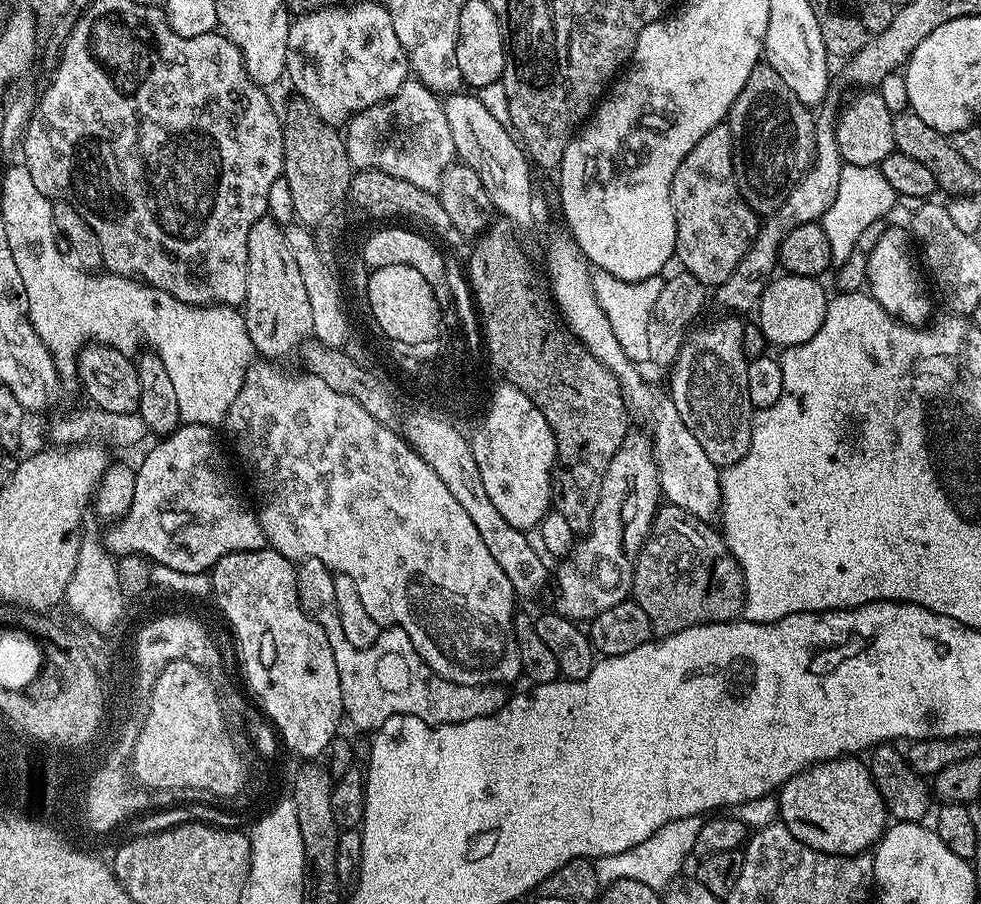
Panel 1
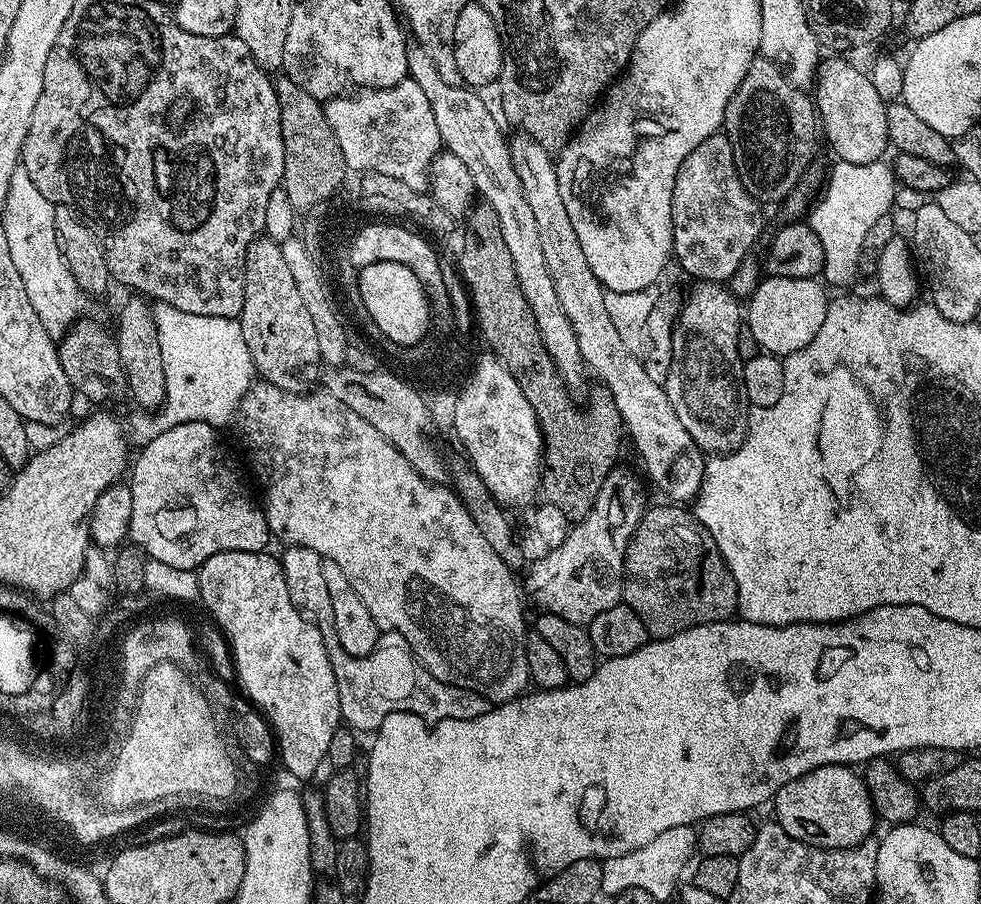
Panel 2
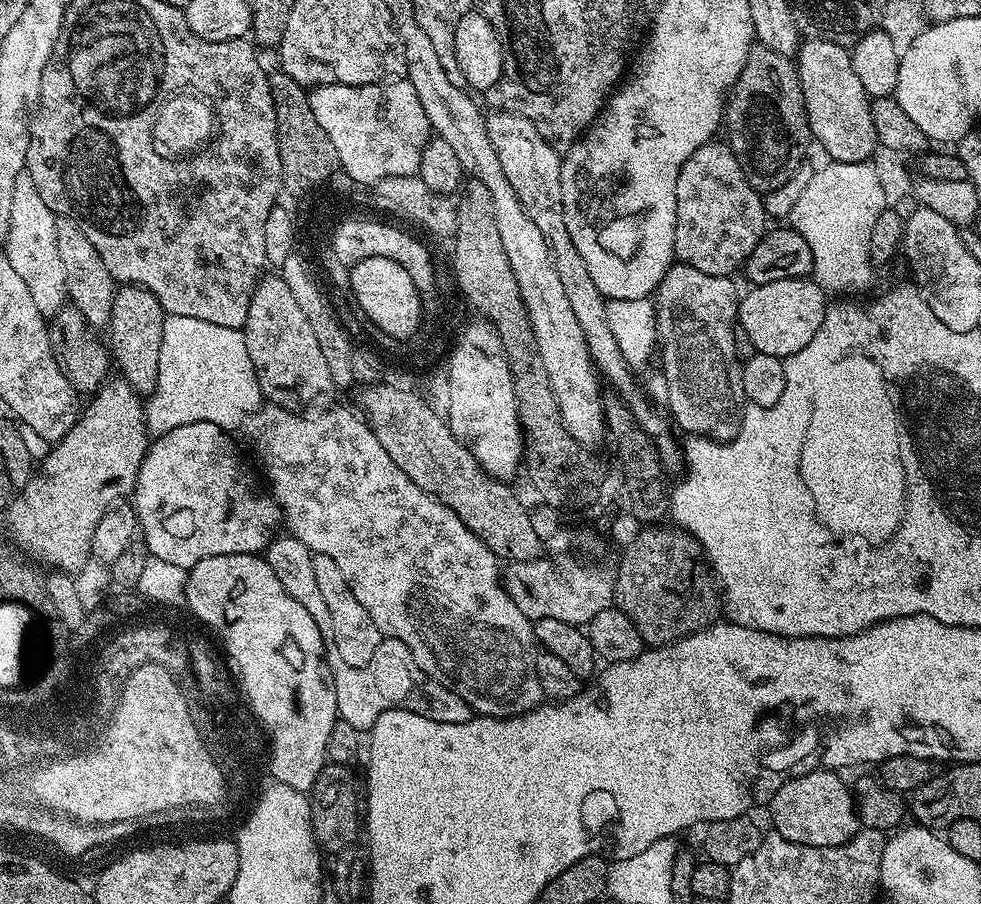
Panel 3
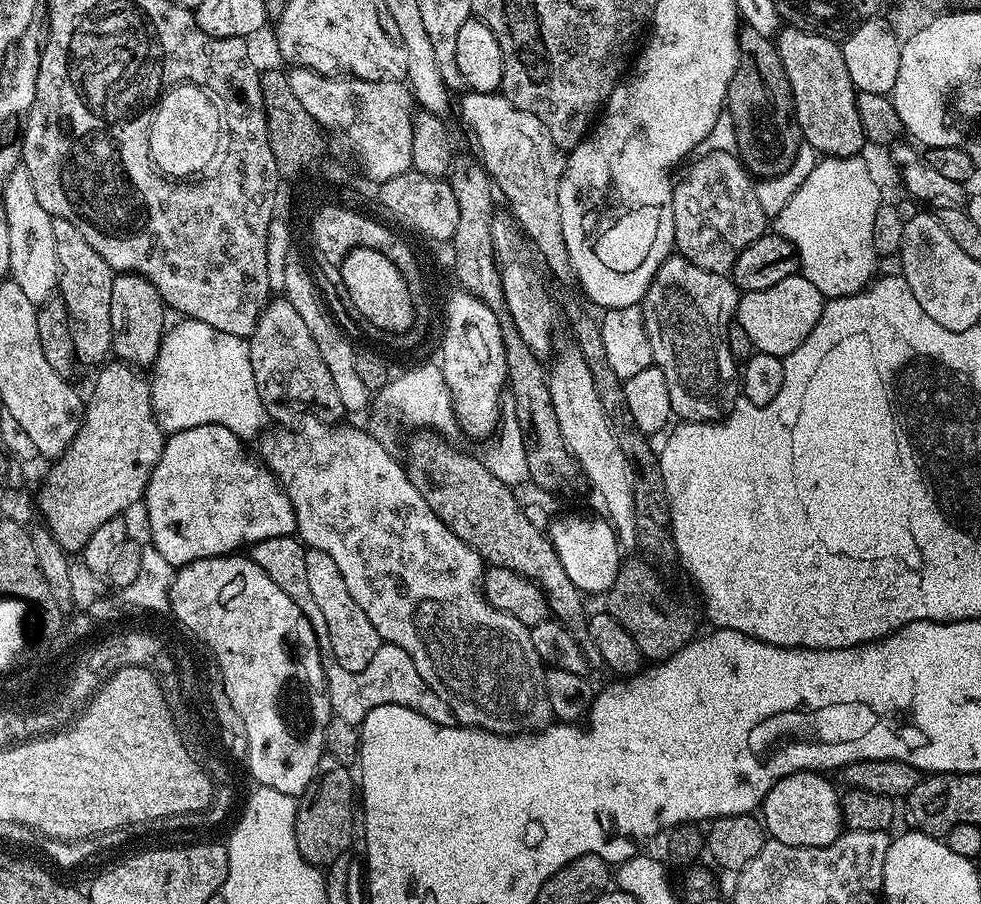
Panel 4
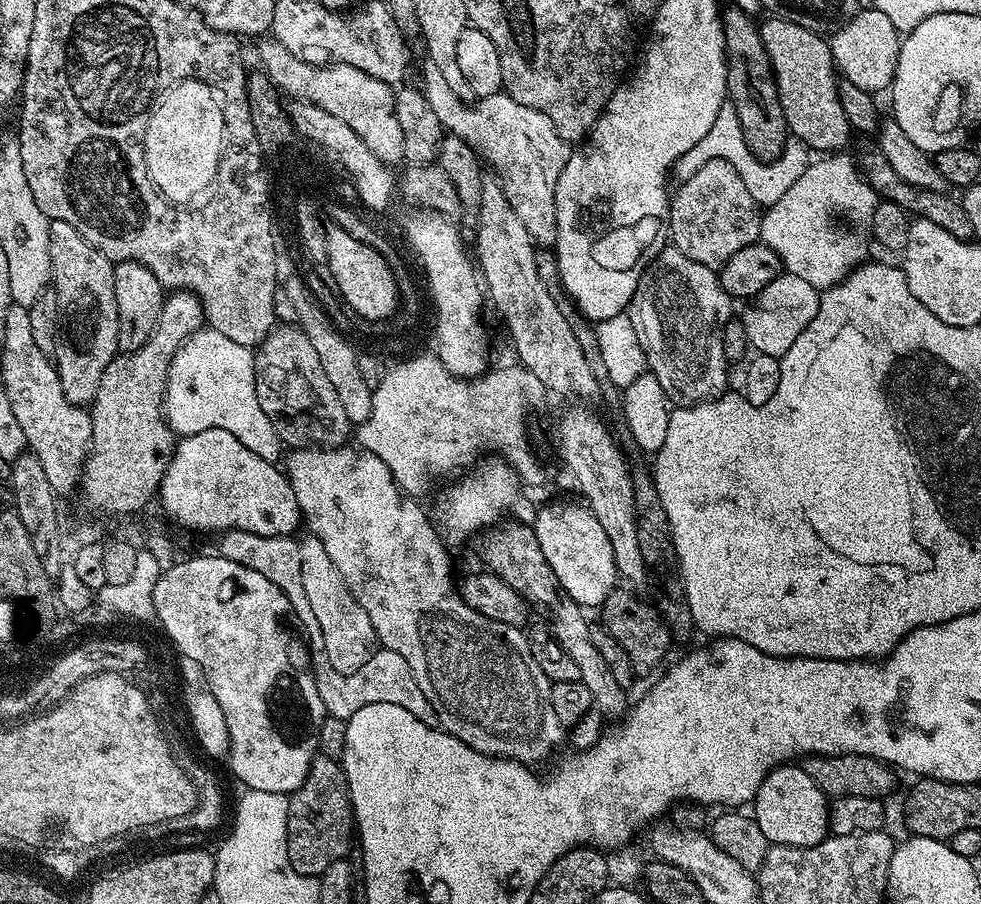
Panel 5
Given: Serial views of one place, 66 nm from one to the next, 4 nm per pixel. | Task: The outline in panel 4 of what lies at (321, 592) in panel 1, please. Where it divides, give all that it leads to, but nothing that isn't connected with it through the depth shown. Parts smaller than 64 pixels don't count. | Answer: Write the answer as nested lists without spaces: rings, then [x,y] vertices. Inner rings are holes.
[[[295,535],[279,536],[266,538],[262,542],[251,545],[250,559],[262,570],[266,570],[266,574],[270,574],[270,579],[277,586],[282,586],[282,590],[286,590],[290,598],[294,598],[298,610],[302,610],[302,614],[310,622],[320,647],[320,661],[324,667],[324,679],[333,713],[344,718],[346,722],[358,726],[370,710],[393,704],[406,706],[430,718],[435,724],[453,723],[454,717],[447,699],[428,686],[422,674],[418,674],[410,654],[406,654],[406,650],[398,646],[381,643],[378,654],[374,654],[370,666],[366,666],[366,670],[361,672],[347,672],[342,670],[342,666],[338,666],[330,650],[326,618],[322,615],[322,610],[318,610],[318,602],[314,602],[314,594],[310,594],[310,578],[306,578],[305,551],[305,545]]]

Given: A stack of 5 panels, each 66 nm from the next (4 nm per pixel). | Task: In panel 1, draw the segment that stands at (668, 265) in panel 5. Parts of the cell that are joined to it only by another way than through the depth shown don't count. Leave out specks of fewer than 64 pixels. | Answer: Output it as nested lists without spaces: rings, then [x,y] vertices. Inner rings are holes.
[[[736,314],[721,317],[701,328],[693,327],[683,337],[670,367],[670,395],[674,406],[678,406],[682,422],[690,426],[690,434],[694,434],[702,450],[706,450],[706,458],[717,466],[727,466],[739,462],[750,450],[754,409],[746,390],[749,357],[742,350],[745,321]]]

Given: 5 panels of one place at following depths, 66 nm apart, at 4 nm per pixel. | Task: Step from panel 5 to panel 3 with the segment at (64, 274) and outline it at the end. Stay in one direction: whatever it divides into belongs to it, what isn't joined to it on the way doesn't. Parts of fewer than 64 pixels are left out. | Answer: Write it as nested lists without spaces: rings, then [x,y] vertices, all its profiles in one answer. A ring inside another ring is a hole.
[[[68,216],[56,217],[56,237],[58,238],[58,258],[62,258],[62,266],[66,270],[66,286],[68,300],[84,315],[84,321],[93,329],[105,327],[110,318],[110,310],[114,306],[117,283],[110,270],[106,270],[106,262],[98,254],[98,250],[82,234],[79,224]]]

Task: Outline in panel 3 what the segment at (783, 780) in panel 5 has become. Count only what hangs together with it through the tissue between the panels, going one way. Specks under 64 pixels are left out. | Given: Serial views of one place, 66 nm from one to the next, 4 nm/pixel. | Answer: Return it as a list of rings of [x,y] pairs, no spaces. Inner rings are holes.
[[[836,770],[807,772],[785,780],[772,796],[772,825],[776,833],[790,842],[798,842],[815,848],[842,846],[858,831],[858,809],[854,792],[840,781]]]

